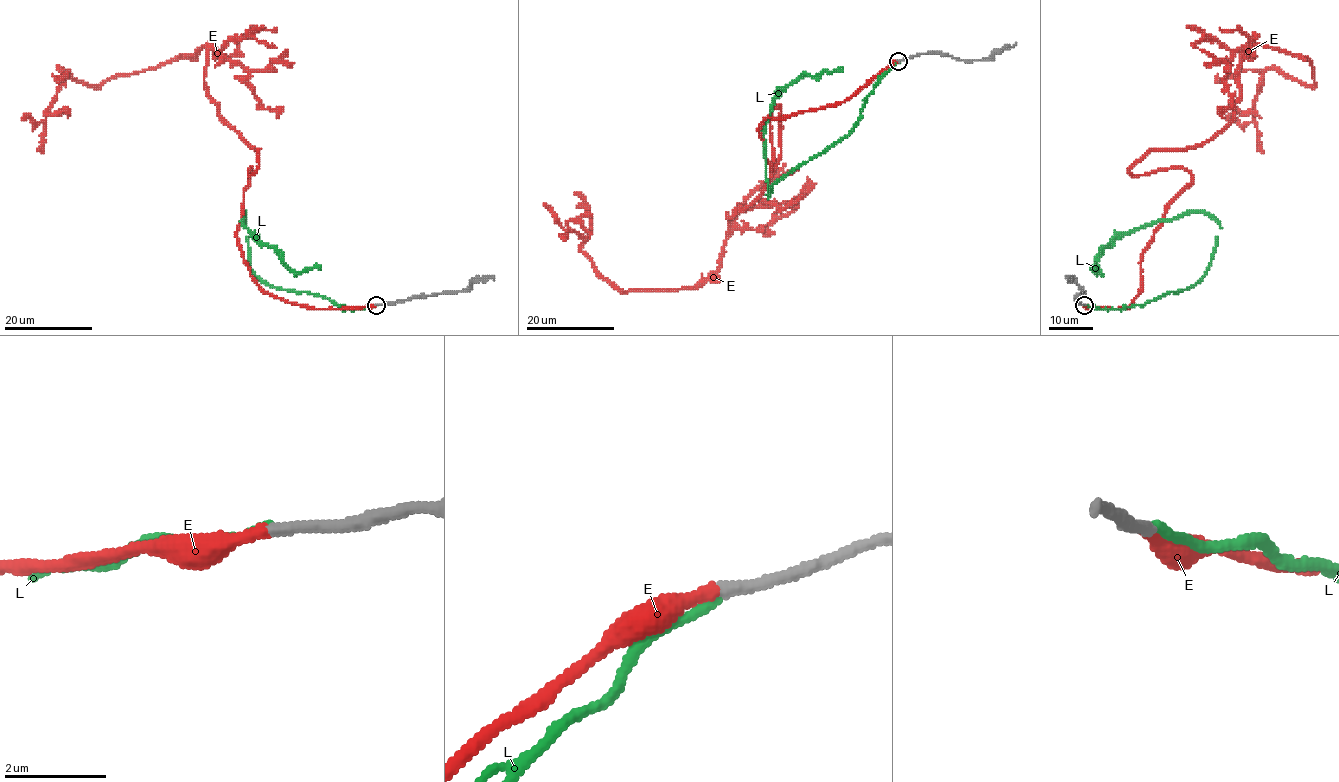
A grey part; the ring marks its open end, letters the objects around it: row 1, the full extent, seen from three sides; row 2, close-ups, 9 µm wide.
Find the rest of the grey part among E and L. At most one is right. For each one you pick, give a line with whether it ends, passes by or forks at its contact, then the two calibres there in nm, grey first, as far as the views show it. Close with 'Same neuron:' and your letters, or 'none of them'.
E: It ends there. Thickness 240 nm (grey) against 280 nm
Same neuron: E

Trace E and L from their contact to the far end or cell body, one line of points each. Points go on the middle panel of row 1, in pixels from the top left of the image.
E: (899, 61), (766, 118), (771, 168), (771, 111), (771, 177), (693, 286), (617, 289), (543, 202)
L: (899, 62), (865, 99), (851, 130), (776, 182), (768, 196), (764, 125), (773, 96), (802, 74), (842, 66)

